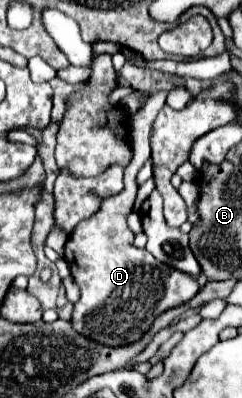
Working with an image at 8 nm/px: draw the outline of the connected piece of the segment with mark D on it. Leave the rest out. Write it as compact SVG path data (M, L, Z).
M167 91L153 93L145 107L131 117L131 145L133 159L125 167L125 187L121 193L105 197L101 201L101 209L97 215L81 221L65 243L65 257L69 259L71 275L81 289L81 299L73 307L71 323L73 329L87 339L93 339L101 345L123 347L129 343L141 341L141 337L153 327L153 321L167 309L179 307L195 297L199 291L197 281L189 275L171 269L159 263L145 249L137 249L133 245L133 231L127 227L127 213L133 209L135 193L137 193L137 173L145 165L151 155L149 135L151 125L165 105Z

